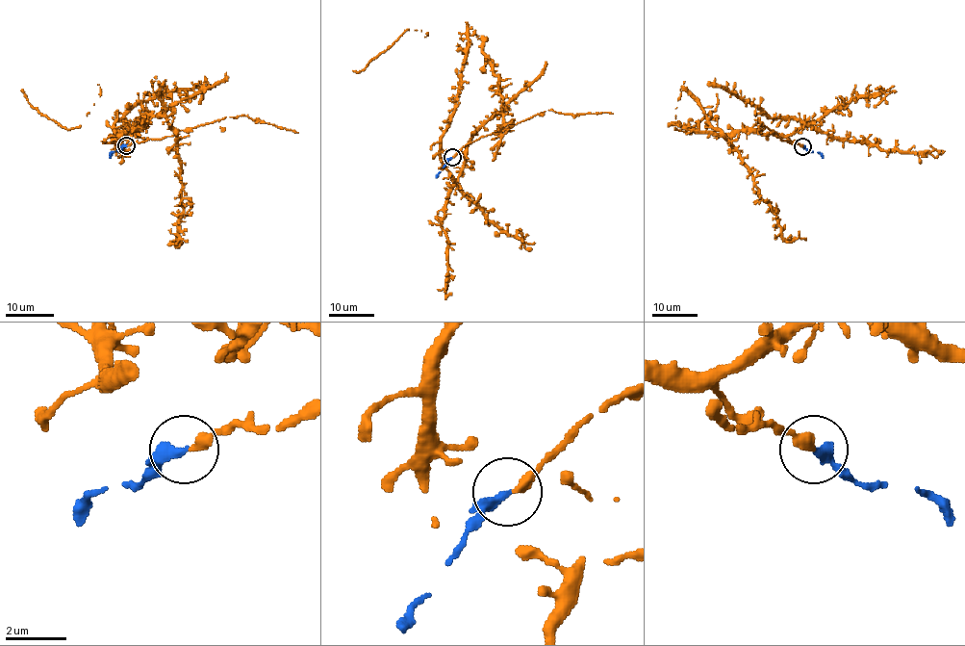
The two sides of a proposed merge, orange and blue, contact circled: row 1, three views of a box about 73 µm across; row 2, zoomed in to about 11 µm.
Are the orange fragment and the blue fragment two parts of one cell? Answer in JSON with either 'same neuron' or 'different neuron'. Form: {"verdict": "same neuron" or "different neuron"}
{"verdict": "same neuron"}

